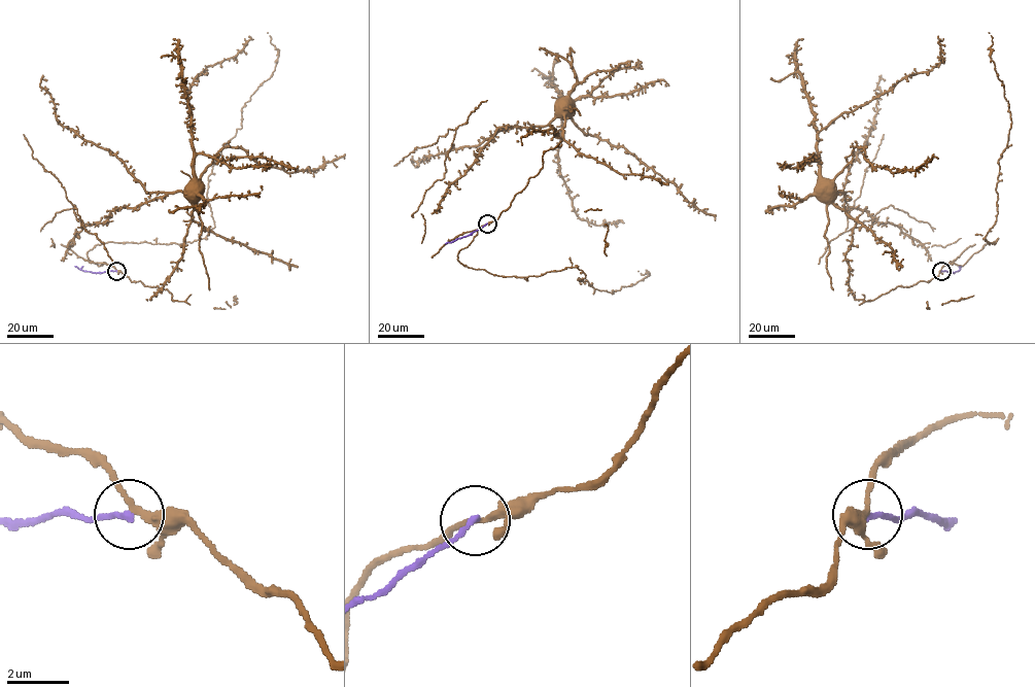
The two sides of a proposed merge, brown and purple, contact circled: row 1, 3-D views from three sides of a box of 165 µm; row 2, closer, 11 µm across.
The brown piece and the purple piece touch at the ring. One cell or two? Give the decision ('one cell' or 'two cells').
two cells

